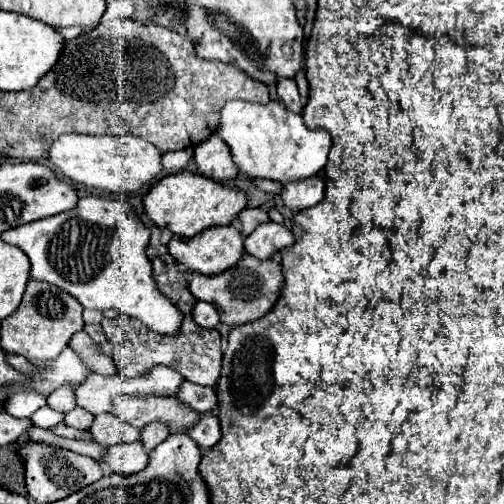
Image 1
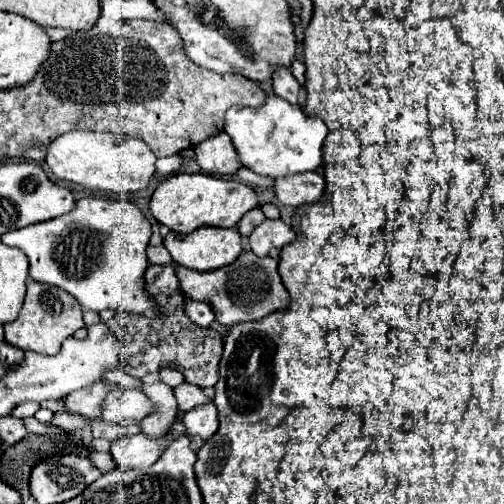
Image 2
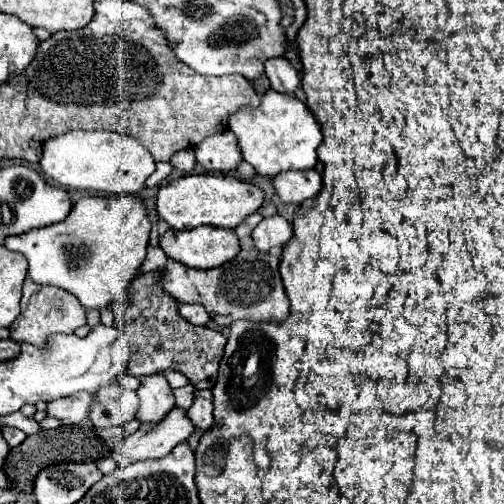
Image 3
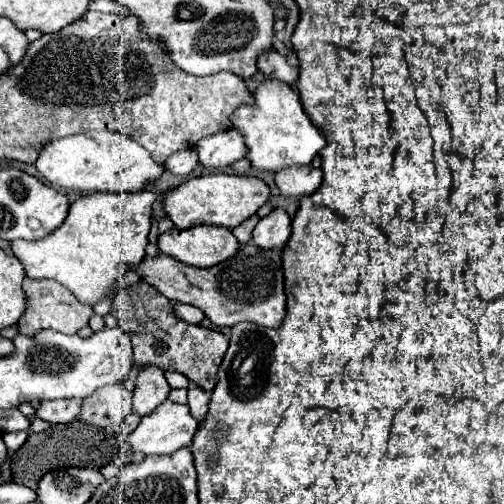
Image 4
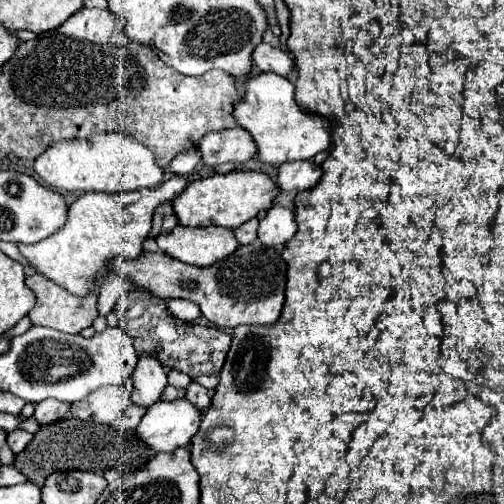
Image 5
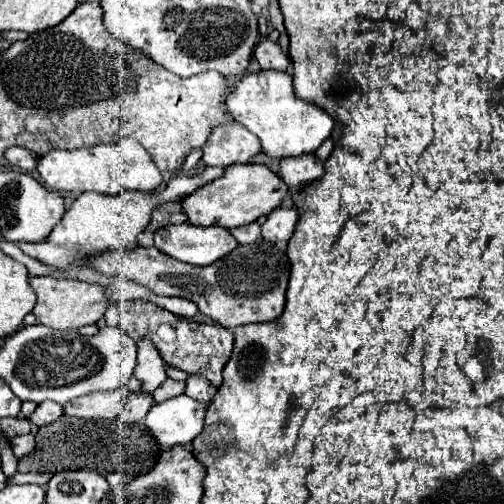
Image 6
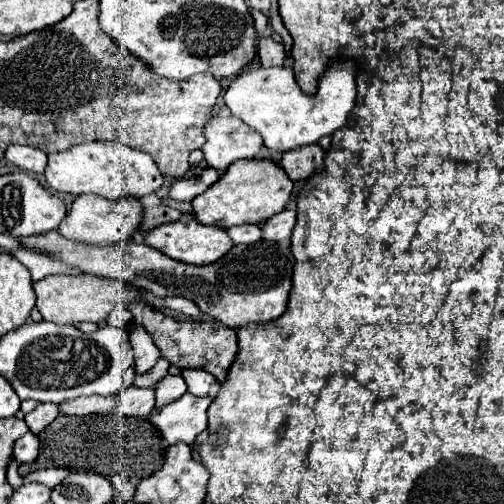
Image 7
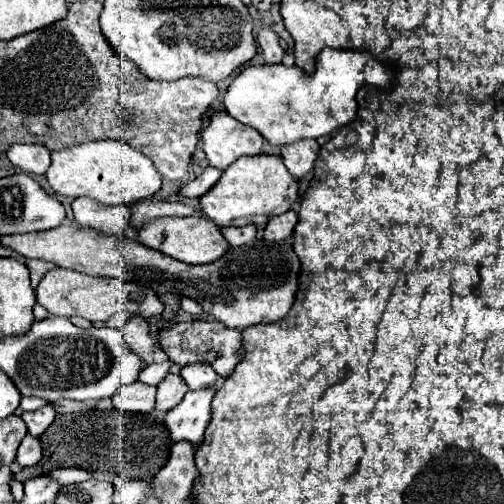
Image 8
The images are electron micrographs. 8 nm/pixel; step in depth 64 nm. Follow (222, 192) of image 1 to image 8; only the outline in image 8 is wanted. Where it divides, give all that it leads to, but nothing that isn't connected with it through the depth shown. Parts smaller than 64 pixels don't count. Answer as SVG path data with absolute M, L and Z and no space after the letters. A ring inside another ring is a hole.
M260 154L236 160L216 182L216 186L200 198L202 212L218 226L264 226L268 218L280 216L300 198L300 180L288 172L282 156Z

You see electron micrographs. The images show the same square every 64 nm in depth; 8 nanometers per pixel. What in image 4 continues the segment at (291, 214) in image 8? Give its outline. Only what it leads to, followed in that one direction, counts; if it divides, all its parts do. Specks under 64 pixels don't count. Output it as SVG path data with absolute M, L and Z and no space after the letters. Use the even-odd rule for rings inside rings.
M274 208L268 216L260 218L254 228L254 242L260 248L274 248L284 246L292 234L292 218L286 210Z

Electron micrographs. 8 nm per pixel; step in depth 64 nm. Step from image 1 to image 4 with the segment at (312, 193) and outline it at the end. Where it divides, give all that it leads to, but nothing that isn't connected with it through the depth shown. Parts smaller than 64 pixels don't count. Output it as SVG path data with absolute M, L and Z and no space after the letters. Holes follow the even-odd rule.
M292 166L276 172L276 186L284 196L304 196L316 192L322 182L322 170L314 166Z

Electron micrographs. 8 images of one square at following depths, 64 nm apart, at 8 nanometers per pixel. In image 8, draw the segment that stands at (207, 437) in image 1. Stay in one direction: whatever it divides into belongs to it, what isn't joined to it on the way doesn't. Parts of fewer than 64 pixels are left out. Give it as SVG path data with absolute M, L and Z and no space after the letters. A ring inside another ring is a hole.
M200 360L198 364L188 364L182 368L180 376L184 378L184 382L188 384L190 390L196 390L196 388L202 388L202 386L208 386L208 384L214 384L218 374L214 372L212 364L206 362L206 360Z

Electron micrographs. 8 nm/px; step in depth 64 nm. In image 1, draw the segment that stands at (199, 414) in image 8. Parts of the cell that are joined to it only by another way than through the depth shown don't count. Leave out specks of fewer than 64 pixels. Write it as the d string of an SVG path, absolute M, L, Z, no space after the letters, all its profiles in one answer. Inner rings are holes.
M136 440L130 444L110 446L108 454L106 454L106 464L110 466L112 472L120 472L120 474L140 472L150 462L148 452L144 452L144 450L146 448L144 448L142 440Z

